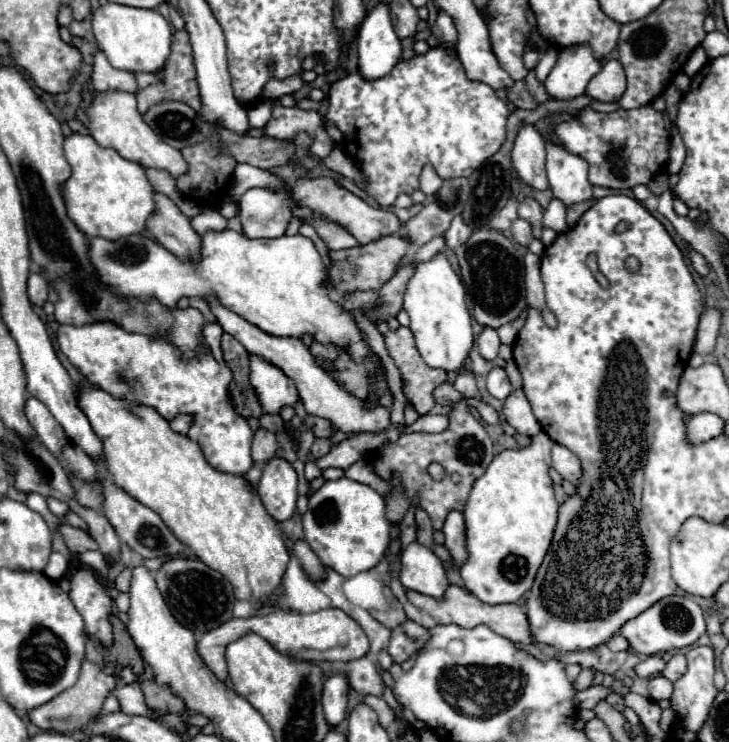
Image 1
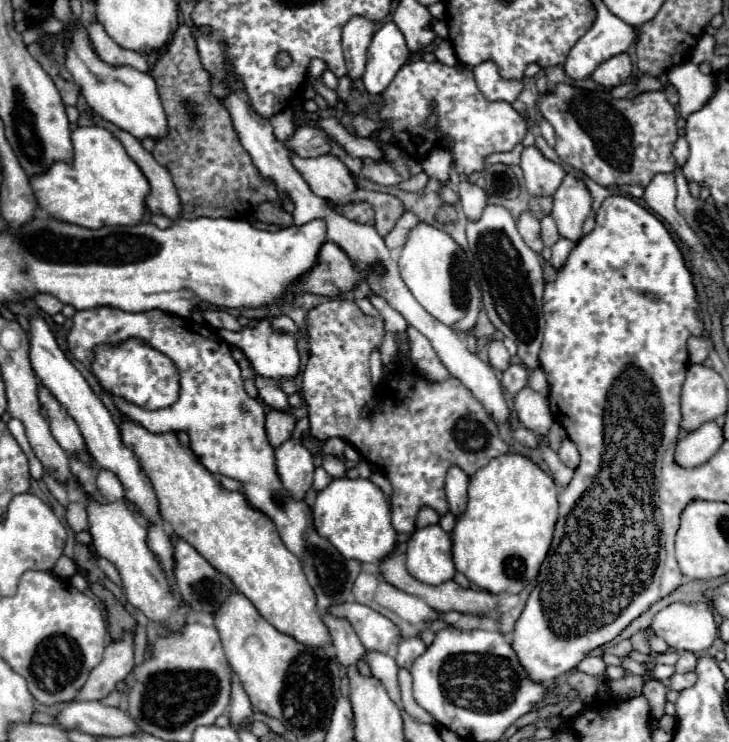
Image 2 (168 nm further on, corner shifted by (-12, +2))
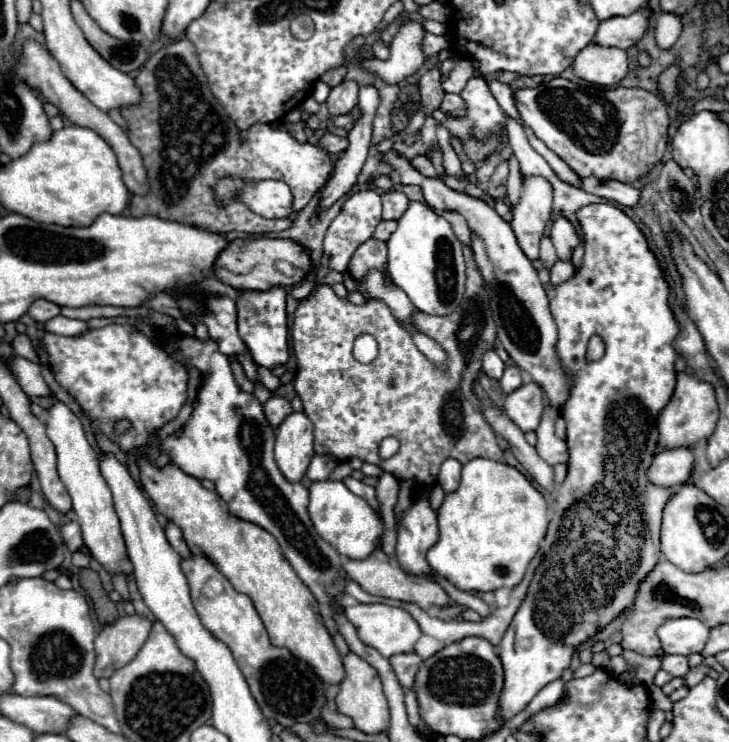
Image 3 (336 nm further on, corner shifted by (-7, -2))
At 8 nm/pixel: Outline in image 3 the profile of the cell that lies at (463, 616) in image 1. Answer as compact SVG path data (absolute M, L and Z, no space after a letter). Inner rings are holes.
M375 549L367 559L363 561L353 561L347 559L343 561L343 575L355 583L361 585L361 589L365 589L371 595L379 595L379 597L389 597L389 599L397 599L397 601L409 601L419 605L421 609L427 609L429 605L449 605L449 595L441 589L441 585L437 585L435 581L423 579L419 575L411 575L407 571L401 569L401 565L397 563L395 557L385 555L381 549Z

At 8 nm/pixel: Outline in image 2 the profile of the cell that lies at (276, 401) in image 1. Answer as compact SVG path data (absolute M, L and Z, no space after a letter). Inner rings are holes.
M268 317L260 319L260 325L254 329L242 329L240 333L230 333L230 331L218 331L218 335L234 347L240 347L244 351L244 355L252 361L256 373L262 379L274 381L276 385L280 385L284 379L296 379L300 375L300 355L296 349L296 341L292 341L292 337L284 337L284 333L272 333L272 329L268 329Z

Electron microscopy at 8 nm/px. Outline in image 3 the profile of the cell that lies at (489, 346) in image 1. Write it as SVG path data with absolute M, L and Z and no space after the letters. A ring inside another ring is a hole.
M487 351L483 353L483 373L491 379L501 379L505 369L505 363L499 359L499 355L495 351Z

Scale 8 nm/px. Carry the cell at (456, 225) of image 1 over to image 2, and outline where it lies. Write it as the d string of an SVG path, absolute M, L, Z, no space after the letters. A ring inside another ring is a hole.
M462 181L458 185L458 195L460 195L460 205L468 221L478 221L484 207L486 207L486 193L478 185L472 185L468 181Z

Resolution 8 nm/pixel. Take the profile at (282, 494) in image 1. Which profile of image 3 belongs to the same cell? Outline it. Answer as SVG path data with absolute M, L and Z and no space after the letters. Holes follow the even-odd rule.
M293 411L277 427L275 461L289 481L301 481L313 455L313 423L305 413Z

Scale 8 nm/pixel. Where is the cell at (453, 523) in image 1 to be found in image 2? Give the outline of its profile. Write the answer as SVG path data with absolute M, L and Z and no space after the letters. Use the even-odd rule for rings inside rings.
M450 467L446 475L446 497L450 503L450 511L460 517L468 505L468 477L458 467Z

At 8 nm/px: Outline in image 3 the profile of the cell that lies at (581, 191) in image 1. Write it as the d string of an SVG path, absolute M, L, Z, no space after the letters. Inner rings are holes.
M557 217L551 227L551 241L555 245L557 257L561 261L571 261L571 255L573 255L575 247L579 245L579 235L565 217Z

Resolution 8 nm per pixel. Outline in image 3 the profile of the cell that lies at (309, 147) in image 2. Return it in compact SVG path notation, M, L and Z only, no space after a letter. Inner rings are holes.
M325 133L321 137L321 147L329 153L341 153L341 151L347 149L347 145L349 145L347 137L339 137L339 135L333 135L333 133Z

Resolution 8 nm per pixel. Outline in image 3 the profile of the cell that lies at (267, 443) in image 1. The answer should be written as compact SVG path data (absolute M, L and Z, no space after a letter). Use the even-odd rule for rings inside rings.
M273 395L265 405L265 415L267 419L271 421L273 427L279 427L279 423L283 421L283 417L287 417L287 413L291 413L291 403L285 399L285 397L279 397L279 395Z

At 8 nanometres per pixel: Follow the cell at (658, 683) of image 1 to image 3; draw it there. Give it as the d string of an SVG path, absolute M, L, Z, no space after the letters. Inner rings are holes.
M699 665L695 669L689 669L689 673L685 675L685 685L687 687L695 687L699 681L703 681L709 675L709 667L707 665Z

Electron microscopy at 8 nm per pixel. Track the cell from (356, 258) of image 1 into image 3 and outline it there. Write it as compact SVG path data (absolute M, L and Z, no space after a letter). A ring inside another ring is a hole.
M233 239L229 245L217 255L213 263L213 277L225 285L235 289L253 289L265 291L269 287L281 285L297 285L305 279L305 275L313 269L309 253L291 239Z

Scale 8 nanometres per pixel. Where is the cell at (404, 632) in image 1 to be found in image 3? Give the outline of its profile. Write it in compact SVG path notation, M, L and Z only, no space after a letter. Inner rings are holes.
M401 653L401 655L393 655L389 659L395 677L399 679L399 685L407 691L413 687L415 683L415 675L419 671L421 665L421 657L417 653Z

